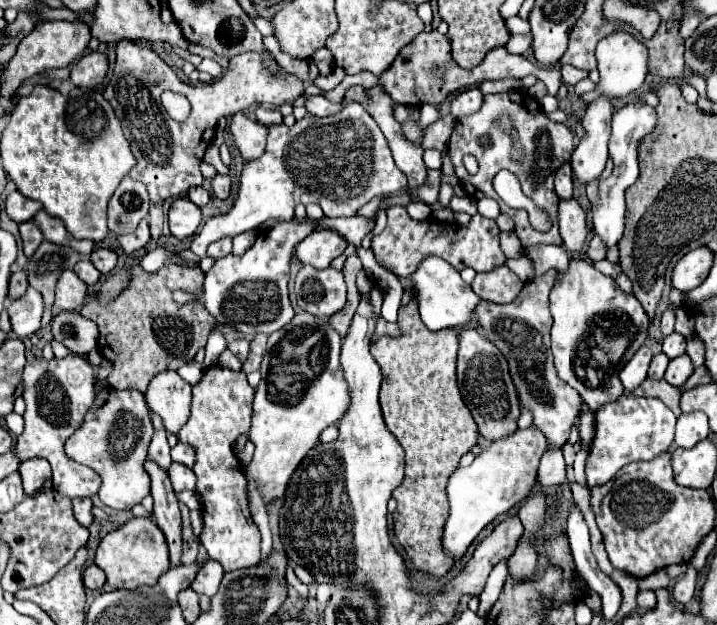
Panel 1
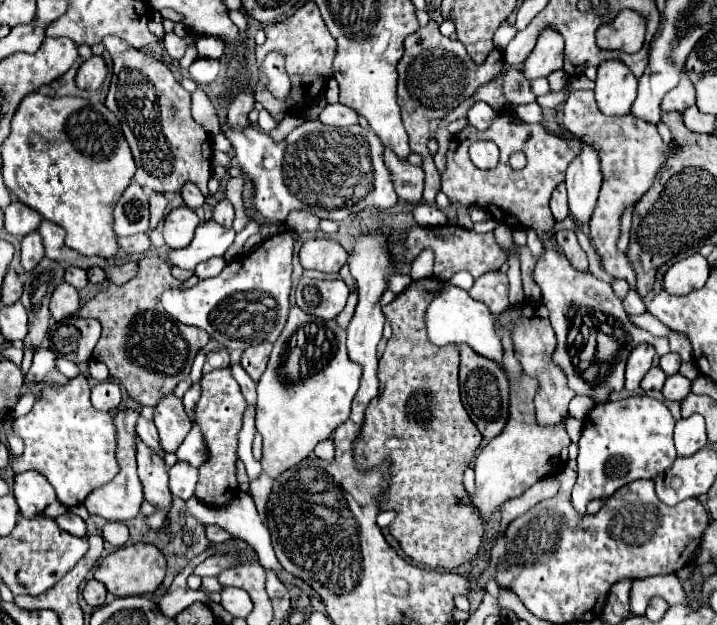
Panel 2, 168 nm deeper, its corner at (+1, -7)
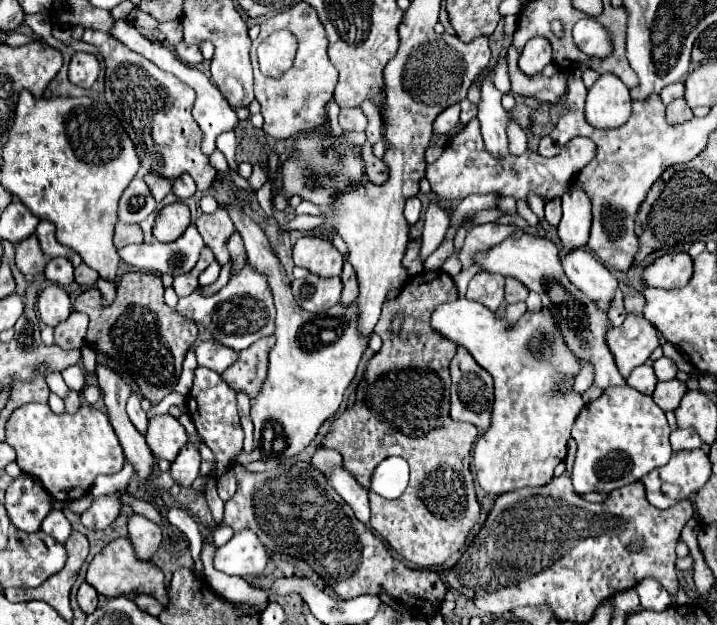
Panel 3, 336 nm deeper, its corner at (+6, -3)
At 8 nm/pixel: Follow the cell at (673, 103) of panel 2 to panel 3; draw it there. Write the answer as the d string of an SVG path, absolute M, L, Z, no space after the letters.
M671 83L671 85L667 85L667 87L659 93L659 97L661 97L661 101L663 101L665 105L669 105L673 99L683 97L683 93L685 93L685 85L683 85L683 83Z

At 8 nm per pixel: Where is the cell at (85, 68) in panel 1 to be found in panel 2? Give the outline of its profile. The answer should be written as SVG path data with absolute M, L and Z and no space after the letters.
M92 57L88 61L84 61L76 73L76 85L80 89L88 89L88 91L96 91L100 89L100 85L104 83L104 77L106 77L108 69L106 69L106 63L102 57Z

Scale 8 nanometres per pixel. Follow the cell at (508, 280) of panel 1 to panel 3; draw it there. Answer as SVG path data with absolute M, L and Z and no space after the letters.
M481 271L471 279L465 297L485 305L487 309L497 311L503 303L503 287L505 287L505 277Z

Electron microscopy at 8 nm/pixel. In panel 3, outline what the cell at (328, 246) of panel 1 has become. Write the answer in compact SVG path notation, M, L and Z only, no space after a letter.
M301 237L293 247L293 261L319 277L341 275L343 257L327 239Z

